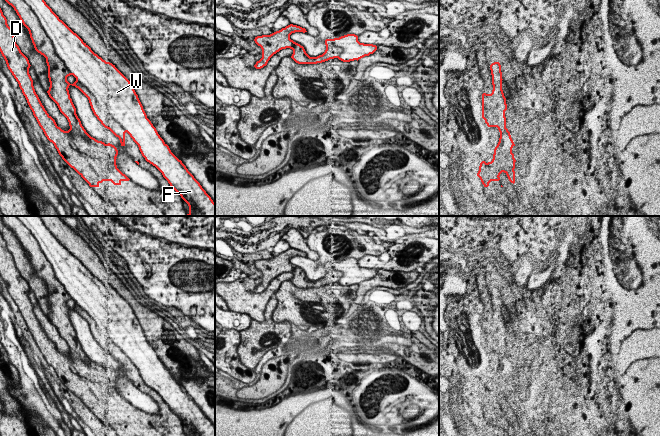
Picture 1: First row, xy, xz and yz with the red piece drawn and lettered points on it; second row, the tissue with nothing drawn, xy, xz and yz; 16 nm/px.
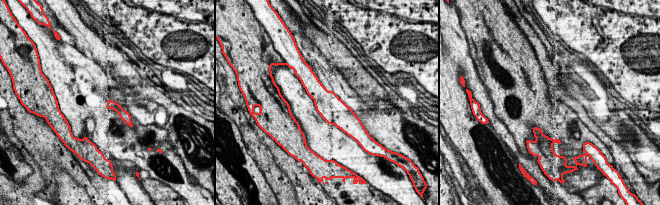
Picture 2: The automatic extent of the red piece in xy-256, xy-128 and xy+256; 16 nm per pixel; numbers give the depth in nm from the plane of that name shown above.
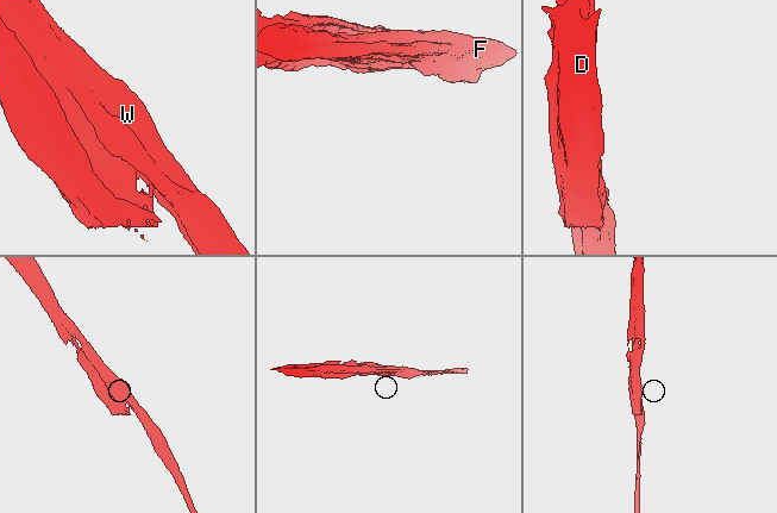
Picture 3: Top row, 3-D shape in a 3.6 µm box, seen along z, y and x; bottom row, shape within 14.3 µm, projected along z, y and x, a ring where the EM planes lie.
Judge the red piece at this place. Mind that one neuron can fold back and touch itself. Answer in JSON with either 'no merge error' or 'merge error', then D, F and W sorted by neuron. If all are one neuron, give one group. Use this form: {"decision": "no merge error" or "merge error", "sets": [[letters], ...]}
{"decision": "merge error", "sets": [["D"], ["F", "W"]]}

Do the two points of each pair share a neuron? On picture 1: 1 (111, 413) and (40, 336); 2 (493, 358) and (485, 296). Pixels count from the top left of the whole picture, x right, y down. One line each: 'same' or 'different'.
1: same
2: different

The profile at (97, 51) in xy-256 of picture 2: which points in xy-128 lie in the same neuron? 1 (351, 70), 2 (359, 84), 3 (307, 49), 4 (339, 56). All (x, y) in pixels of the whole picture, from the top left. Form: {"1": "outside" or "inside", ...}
{"1": "outside", "2": "outside", "3": "inside", "4": "outside"}

